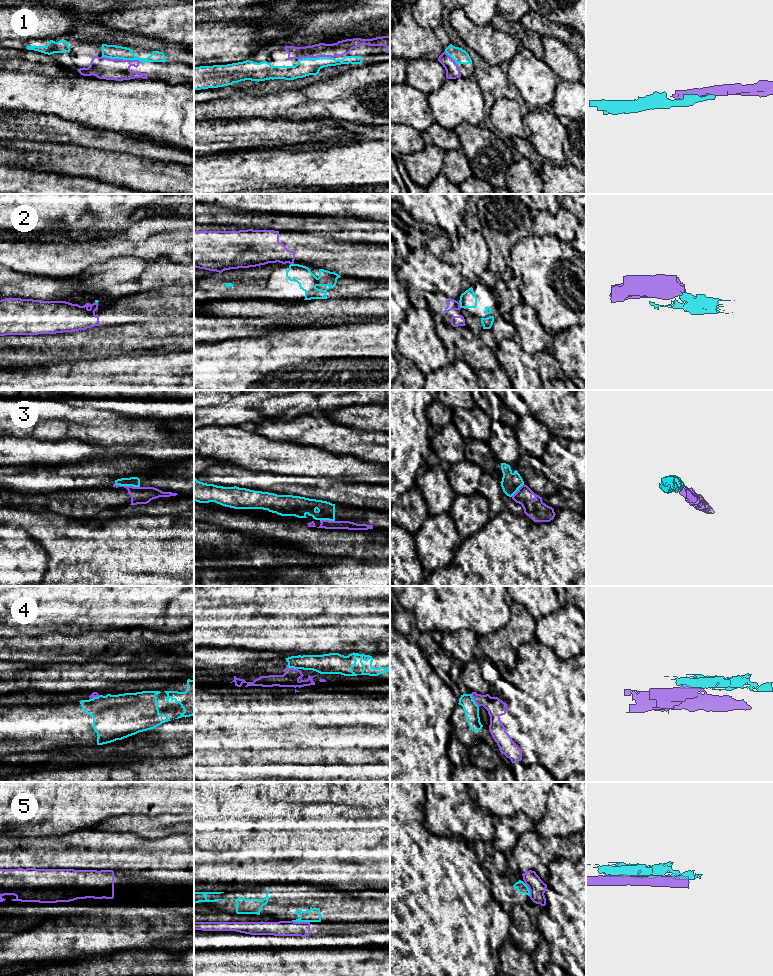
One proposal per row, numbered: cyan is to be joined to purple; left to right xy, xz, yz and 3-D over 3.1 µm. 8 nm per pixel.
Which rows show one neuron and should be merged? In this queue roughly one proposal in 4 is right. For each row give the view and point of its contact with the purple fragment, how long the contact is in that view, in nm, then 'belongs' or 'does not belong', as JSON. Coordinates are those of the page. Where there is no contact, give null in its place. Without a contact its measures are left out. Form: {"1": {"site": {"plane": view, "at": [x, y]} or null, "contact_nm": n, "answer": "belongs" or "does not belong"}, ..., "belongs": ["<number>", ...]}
{"1": {"site": {"plane": "xy", "at": [122, 59]}, "contact_nm": 340, "answer": "belongs"}, "2": {"site": {"plane": "yz", "at": [459, 305]}, "contact_nm": 50, "answer": "does not belong"}, "3": {"site": {"plane": "xy", "at": [127, 486]}, "contact_nm": 200, "answer": "does not belong"}, "4": {"site": {"plane": "yz", "at": [473, 699]}, "contact_nm": 120, "answer": "does not belong"}, "5": {"site": {"plane": "xz", "at": [301, 922]}, "contact_nm": 140, "answer": "does not belong"}, "belongs": ["1"]}

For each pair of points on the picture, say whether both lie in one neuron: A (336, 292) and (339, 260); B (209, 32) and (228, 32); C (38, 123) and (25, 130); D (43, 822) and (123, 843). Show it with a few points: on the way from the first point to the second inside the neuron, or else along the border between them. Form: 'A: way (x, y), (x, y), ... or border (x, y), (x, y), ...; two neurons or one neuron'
A: border (341, 276), (355, 276), (364, 279); two neurons
B: way (214, 32), (223, 32); one neuron
C: way (35, 126), (28, 129); one neuron
D: border (93, 827), (52, 836); two neurons

